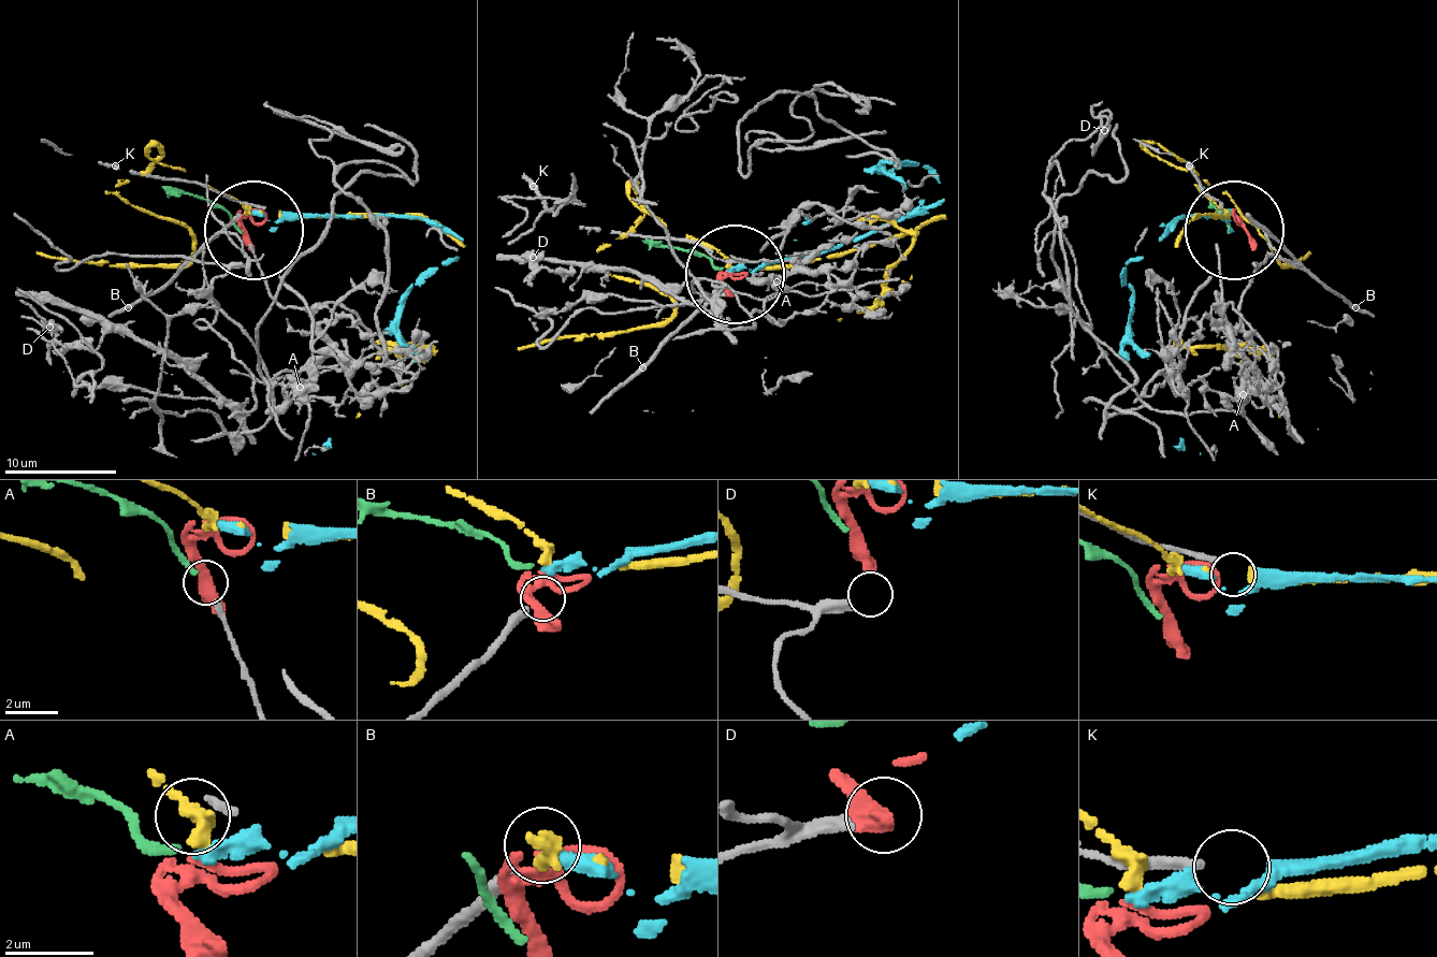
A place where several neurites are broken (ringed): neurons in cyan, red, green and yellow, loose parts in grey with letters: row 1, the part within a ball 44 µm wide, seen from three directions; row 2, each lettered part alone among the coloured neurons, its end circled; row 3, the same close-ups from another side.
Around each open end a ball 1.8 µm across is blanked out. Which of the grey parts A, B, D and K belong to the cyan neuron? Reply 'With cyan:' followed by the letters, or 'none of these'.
With cyan: K

